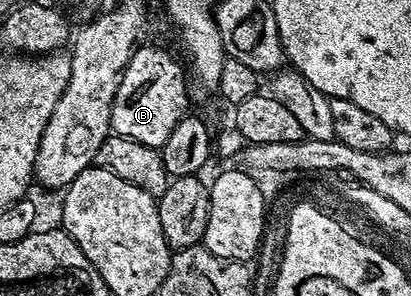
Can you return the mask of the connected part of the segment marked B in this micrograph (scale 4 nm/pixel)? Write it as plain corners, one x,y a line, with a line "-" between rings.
142,44
140,47
133,50
131,59
127,63
125,68
125,74
121,76
121,82
119,83
119,91
115,91
115,103
111,107
111,129
116,136
126,137
127,139
135,139
139,143
143,143
147,147
152,149
160,149
163,143
167,143
167,135
171,135
171,131
175,131
175,123
179,123
187,114
190,112
189,109
189,91
185,87
185,77
187,81
186,70
177,63
176,59
165,50
160,49
157,45
145,45

